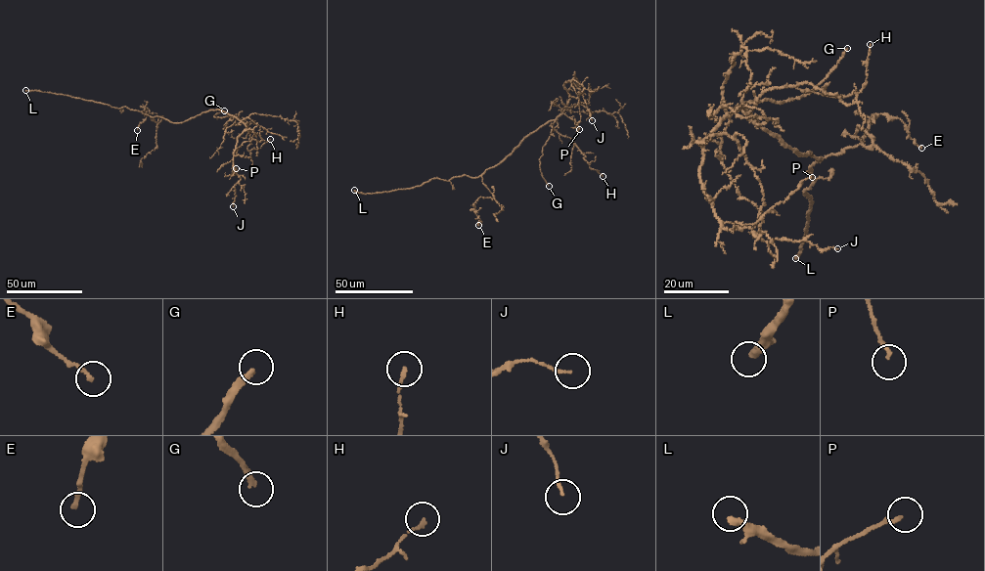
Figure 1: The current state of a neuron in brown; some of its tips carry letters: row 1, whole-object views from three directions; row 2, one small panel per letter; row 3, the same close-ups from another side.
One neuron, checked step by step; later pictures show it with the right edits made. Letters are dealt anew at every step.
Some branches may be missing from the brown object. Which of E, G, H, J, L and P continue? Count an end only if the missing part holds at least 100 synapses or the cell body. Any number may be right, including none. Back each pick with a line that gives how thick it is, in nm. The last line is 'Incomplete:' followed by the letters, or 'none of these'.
G: calibre 260 nm
L: calibre 320 nm
Incomplete: G, L

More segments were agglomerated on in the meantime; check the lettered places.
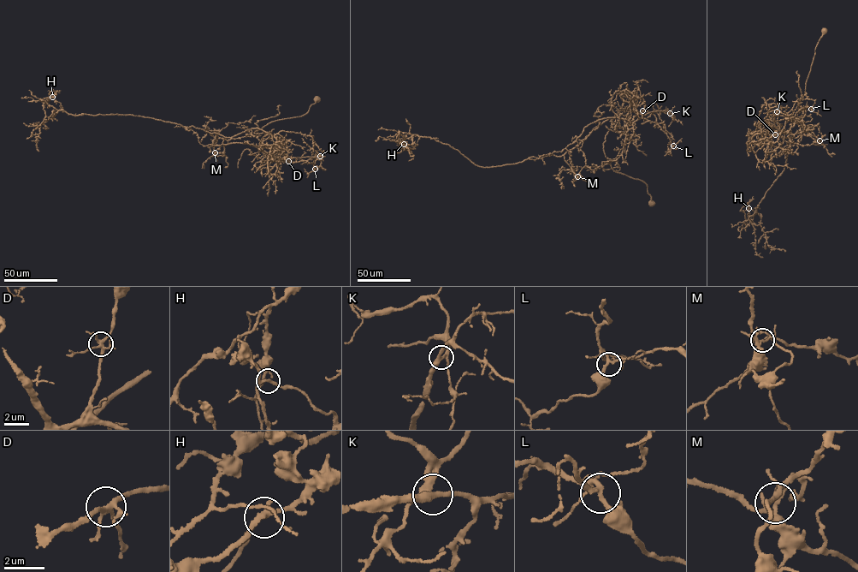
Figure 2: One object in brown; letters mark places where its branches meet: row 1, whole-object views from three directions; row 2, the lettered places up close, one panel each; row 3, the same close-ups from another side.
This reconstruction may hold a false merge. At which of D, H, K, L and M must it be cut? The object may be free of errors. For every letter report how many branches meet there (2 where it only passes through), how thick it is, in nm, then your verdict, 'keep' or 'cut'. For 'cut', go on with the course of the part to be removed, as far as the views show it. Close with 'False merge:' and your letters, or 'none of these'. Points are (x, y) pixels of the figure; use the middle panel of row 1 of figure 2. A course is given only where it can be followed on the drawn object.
D: 5 | 240 nm | keep
H: 4 | 180 nm | keep
K: 4 | 300 nm | keep
L: 4 | 220 nm | keep
M: 5 | 190 nm | cut | (577, 176), (586, 163), (582, 142), (577, 136), (604, 118), (632, 123), (630, 141), (601, 166), (618, 170)
False merge: M

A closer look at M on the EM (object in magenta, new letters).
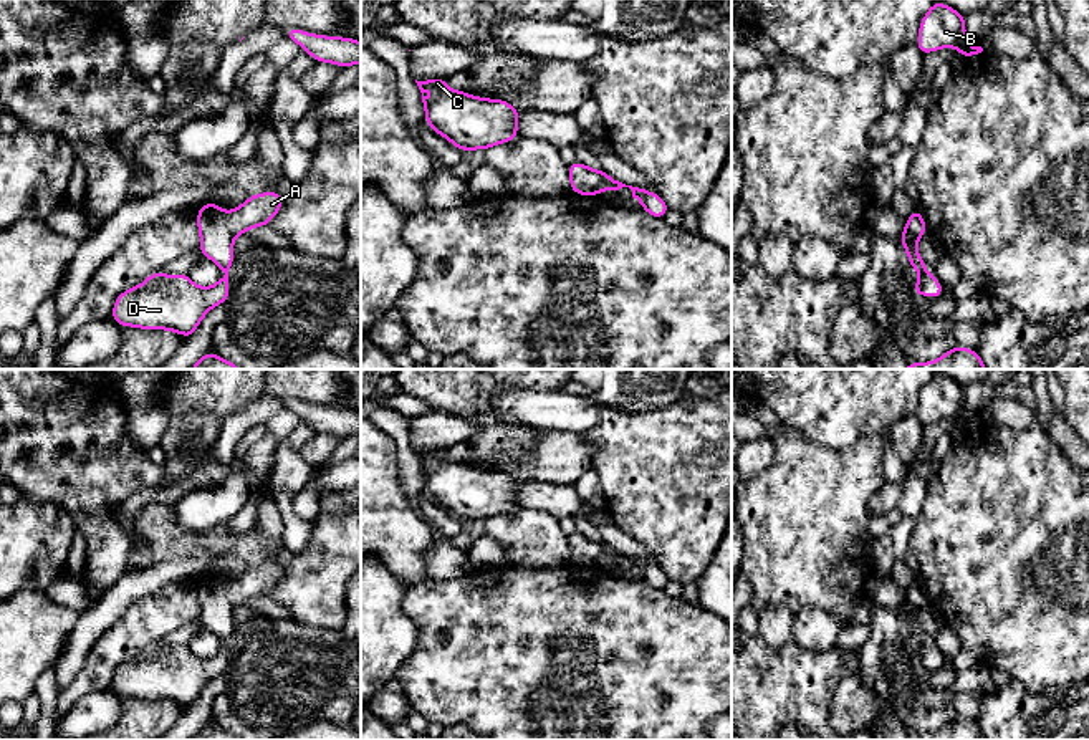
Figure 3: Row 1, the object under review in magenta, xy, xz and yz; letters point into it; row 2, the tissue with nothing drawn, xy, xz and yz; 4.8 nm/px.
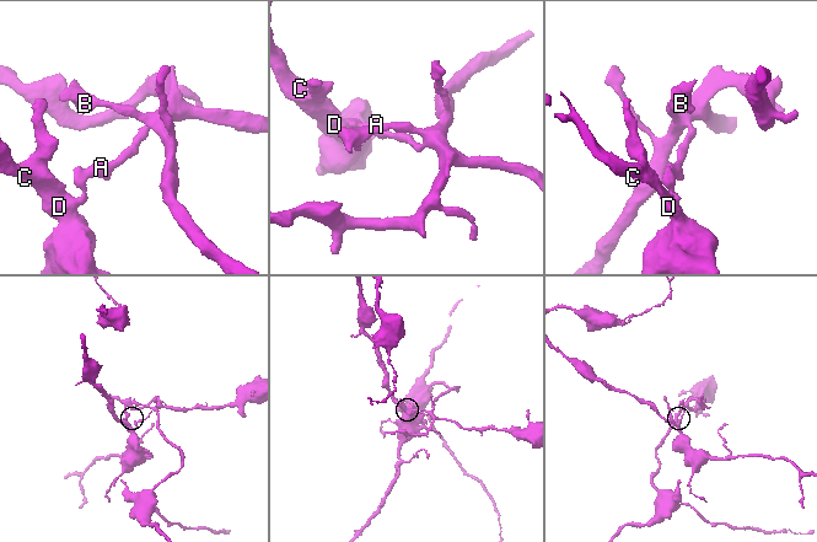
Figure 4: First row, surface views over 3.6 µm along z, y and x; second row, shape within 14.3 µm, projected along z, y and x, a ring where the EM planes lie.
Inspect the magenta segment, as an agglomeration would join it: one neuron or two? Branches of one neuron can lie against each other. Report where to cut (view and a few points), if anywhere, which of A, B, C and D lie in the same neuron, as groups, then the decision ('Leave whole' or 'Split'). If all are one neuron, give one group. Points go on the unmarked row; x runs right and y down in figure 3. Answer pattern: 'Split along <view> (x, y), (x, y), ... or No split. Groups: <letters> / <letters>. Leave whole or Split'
Split along xy (224, 583), (224, 593), (235, 606). Groups: A B / C D. Split

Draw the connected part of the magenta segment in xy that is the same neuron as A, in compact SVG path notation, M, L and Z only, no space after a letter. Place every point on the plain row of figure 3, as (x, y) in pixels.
M278 561L253 565L240 578L225 583L223 591L233 606L240 606L253 598L270 596L281 578L283 569Z

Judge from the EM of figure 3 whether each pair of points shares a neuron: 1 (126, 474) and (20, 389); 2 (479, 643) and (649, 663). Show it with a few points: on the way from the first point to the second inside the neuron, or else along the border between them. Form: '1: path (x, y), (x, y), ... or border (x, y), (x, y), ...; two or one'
1: path (100, 466), (47, 416); one
2: path (522, 656), (606, 658); one

